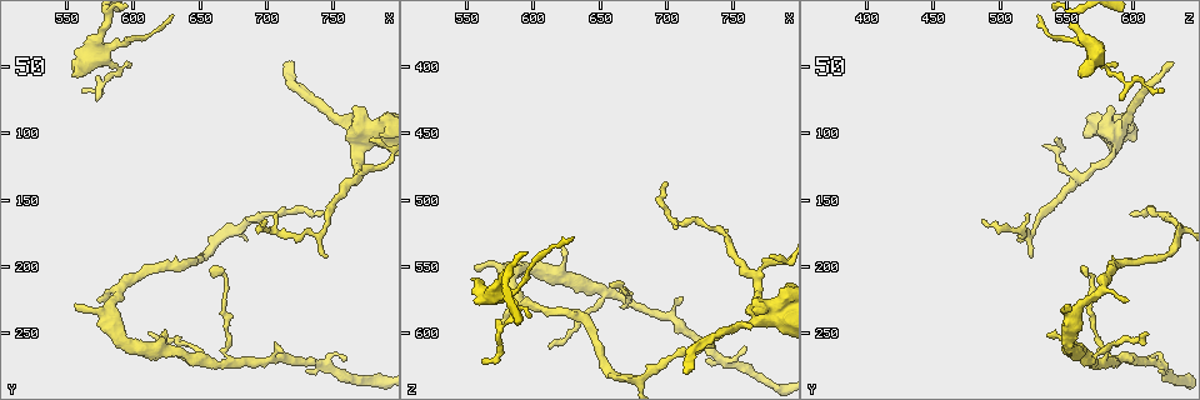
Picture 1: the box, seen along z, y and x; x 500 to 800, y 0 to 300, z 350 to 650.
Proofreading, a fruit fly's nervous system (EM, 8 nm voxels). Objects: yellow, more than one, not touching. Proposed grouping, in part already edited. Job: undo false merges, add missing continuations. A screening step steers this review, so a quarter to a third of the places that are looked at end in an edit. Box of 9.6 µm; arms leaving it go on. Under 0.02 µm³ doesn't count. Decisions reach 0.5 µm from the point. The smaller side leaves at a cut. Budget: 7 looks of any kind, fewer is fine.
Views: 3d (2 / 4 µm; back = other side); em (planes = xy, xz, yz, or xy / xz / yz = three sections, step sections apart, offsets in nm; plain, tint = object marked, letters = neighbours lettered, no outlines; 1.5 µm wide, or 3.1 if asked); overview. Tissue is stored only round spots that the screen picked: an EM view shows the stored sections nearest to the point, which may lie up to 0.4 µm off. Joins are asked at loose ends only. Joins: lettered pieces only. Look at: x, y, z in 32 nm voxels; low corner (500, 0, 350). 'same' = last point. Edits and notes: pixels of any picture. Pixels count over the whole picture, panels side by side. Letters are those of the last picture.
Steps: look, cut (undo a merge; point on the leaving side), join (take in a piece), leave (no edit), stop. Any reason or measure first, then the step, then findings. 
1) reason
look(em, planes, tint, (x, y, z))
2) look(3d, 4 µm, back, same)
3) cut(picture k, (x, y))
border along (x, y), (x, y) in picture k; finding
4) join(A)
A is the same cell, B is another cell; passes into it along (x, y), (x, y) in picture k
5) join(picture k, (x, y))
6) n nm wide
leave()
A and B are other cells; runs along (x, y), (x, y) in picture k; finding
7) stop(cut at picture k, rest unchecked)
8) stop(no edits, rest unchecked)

thin end
look(3d, 2 µm, (560, 68, 622))

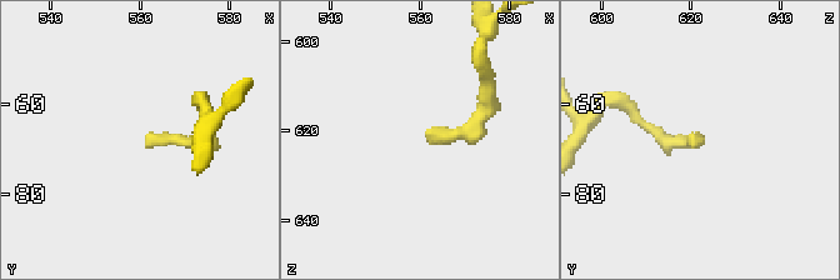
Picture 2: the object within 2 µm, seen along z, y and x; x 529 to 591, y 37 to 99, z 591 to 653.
look(em, planes, tint, (561, 68, 621))

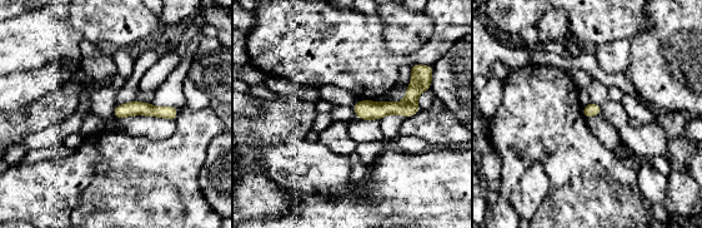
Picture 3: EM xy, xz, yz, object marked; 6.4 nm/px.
look(em, planes, letters, same)

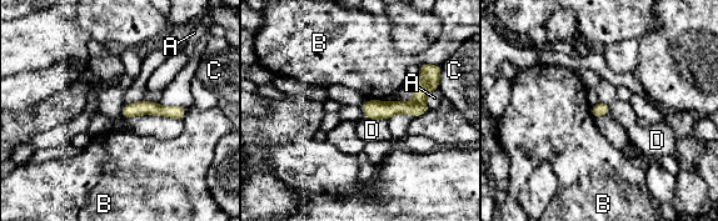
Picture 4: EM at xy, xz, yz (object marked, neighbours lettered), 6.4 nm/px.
leave()
A, B, C and D are other cells; none of them fits

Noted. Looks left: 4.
an open end
look(3d, 2 µm, (554, 58, 562))

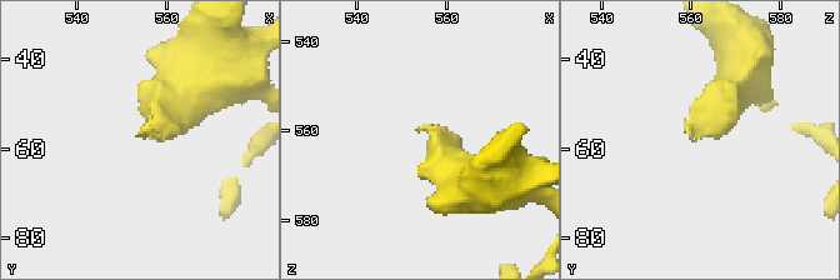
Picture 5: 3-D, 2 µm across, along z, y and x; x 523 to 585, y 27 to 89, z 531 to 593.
now the EM
look(em, planes, letters, (555, 58, 559))

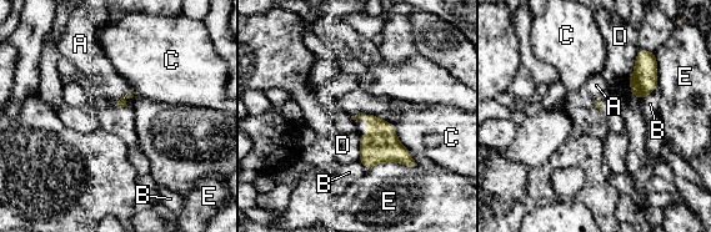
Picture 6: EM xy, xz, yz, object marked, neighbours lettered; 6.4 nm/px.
leave()
A, B, C, D and E are other cells; border along (124, 95), (119, 97) in picture 6; no lettered piece goes on from it

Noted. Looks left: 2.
stop(no edits, rest unchecked)

